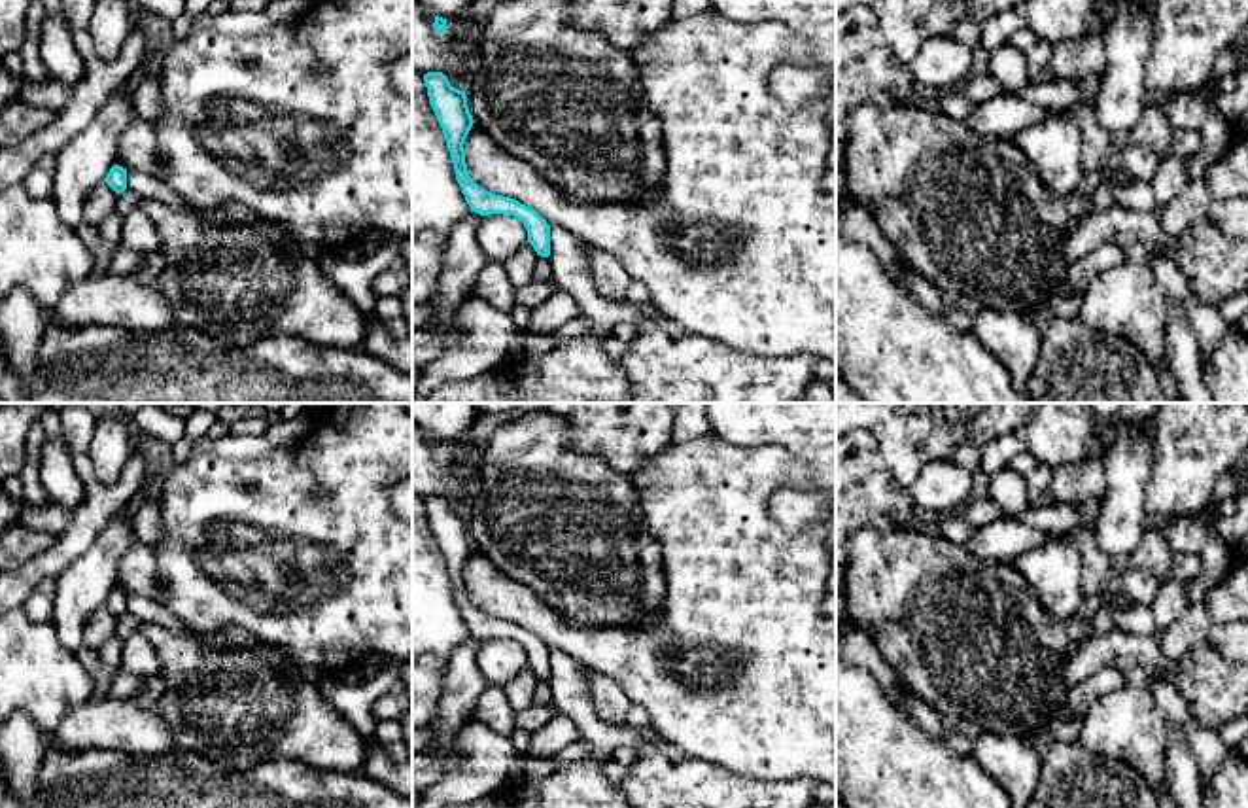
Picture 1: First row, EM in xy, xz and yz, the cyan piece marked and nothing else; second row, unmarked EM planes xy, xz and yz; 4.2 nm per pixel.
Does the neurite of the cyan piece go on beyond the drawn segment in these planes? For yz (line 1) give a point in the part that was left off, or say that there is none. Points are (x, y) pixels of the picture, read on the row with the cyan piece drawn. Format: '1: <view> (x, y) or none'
1: none

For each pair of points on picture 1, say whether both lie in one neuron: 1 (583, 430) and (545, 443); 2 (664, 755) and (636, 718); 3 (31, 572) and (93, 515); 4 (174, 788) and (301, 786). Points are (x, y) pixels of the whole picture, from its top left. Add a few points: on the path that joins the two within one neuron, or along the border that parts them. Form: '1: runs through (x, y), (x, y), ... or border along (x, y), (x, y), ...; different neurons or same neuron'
1: border along (568, 422), (568, 443), (575, 451), (606, 460); different neurons
2: border along (649, 723), (640, 729); different neurons
3: runs through (48, 564), (80, 532); same neuron
4: runs through (207, 788), (269, 788); same neuron

